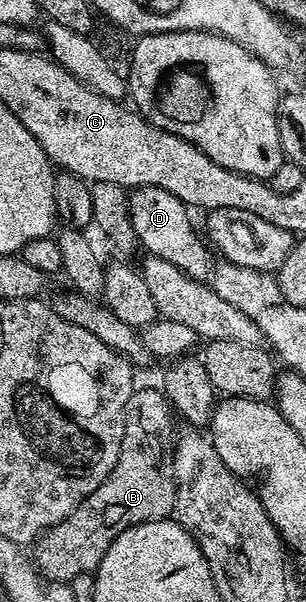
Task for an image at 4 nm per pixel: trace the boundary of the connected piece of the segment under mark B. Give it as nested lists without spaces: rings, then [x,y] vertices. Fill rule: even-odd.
[[[135,389],[126,405],[122,447],[112,472],[64,521],[33,543],[32,561],[47,582],[69,584],[76,576],[94,574],[100,560],[104,560],[104,552],[108,552],[120,532],[136,524],[159,522],[174,514],[176,425],[173,421],[172,407],[161,389]]]

